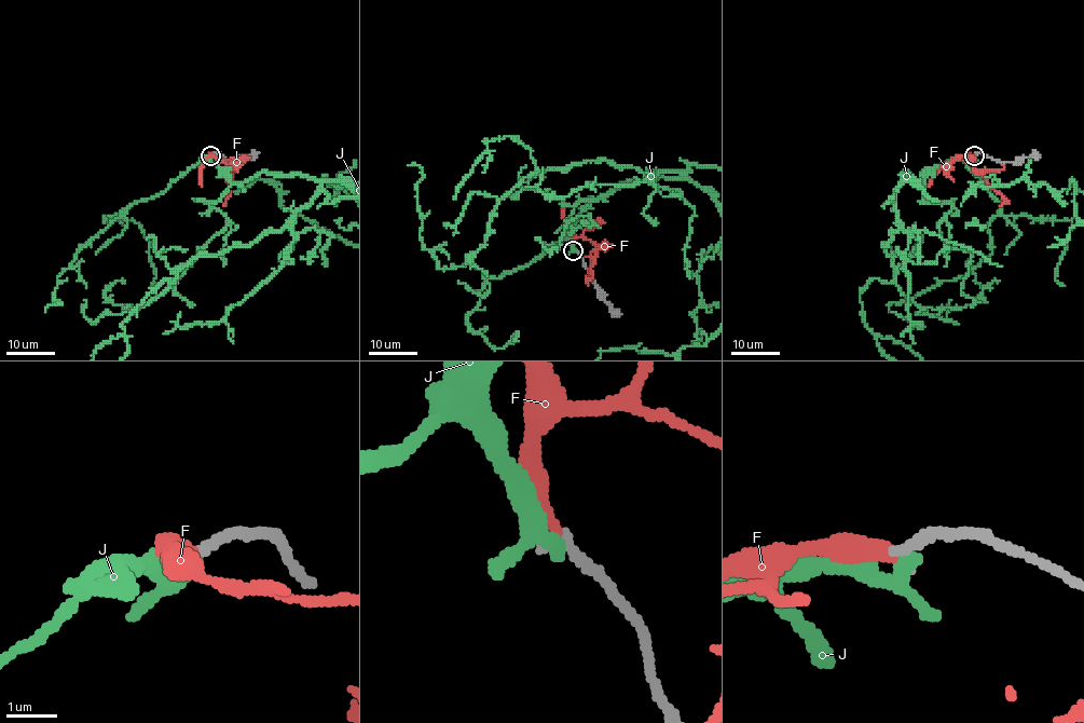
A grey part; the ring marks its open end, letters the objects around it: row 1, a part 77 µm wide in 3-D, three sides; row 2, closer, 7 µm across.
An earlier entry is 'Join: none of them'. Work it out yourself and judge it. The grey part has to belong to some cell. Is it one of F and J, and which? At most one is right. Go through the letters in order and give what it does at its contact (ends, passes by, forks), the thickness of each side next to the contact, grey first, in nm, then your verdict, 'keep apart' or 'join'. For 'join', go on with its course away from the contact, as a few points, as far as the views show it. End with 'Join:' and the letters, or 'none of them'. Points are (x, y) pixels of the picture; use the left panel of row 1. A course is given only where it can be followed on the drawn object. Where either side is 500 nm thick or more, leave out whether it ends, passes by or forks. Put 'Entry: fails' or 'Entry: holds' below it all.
F: it ends; calibres 240 and 400 nm; keep apart
J: it passes by; calibres 240 and 280 nm; keep apart
Join: none of them
Entry: holds

